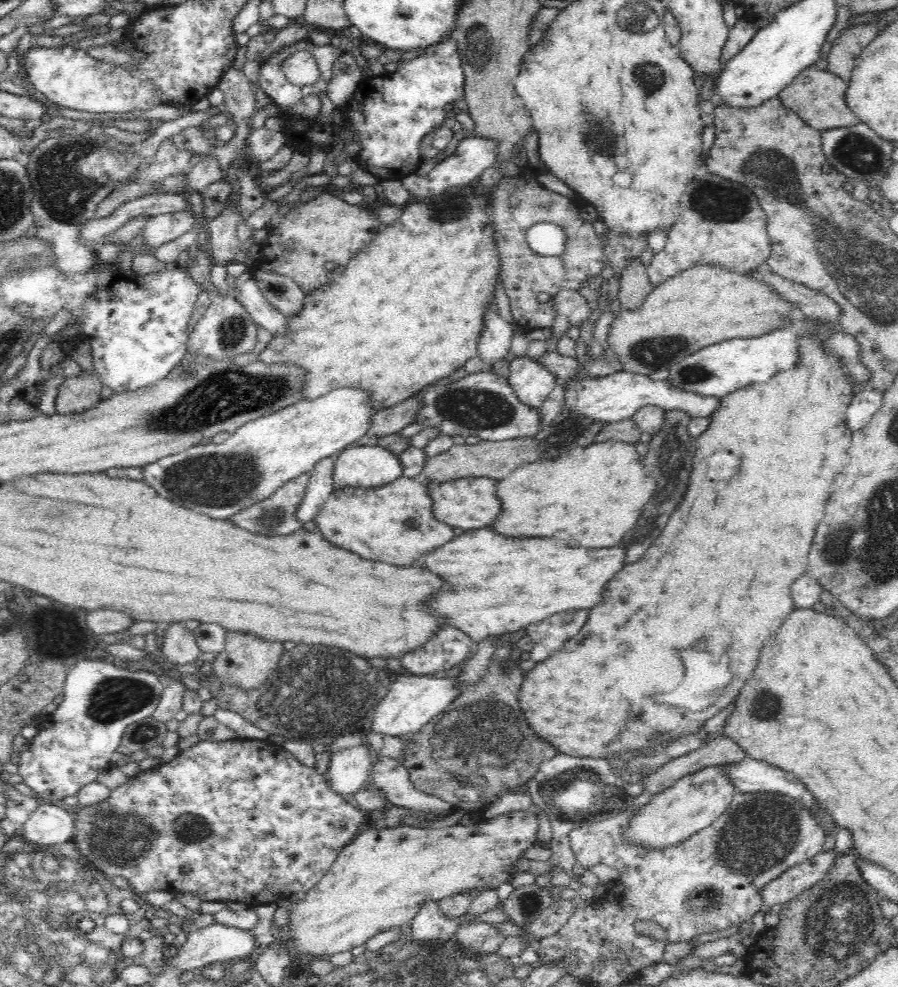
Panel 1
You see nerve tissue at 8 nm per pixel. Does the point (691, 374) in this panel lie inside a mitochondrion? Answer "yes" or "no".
yes

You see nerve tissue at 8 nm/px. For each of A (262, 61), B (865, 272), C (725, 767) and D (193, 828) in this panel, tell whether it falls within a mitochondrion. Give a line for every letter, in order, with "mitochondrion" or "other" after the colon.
A: other
B: mitochondrion
C: other
D: mitochondrion

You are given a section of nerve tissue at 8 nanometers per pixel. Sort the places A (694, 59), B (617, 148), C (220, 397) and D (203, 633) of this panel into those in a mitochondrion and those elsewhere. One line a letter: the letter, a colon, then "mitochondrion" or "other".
A: other
B: mitochondrion
C: mitochondrion
D: other

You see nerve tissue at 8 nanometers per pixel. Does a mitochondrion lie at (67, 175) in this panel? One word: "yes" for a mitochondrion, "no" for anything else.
yes

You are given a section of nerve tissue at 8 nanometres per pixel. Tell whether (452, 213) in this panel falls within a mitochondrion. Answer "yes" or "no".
yes

